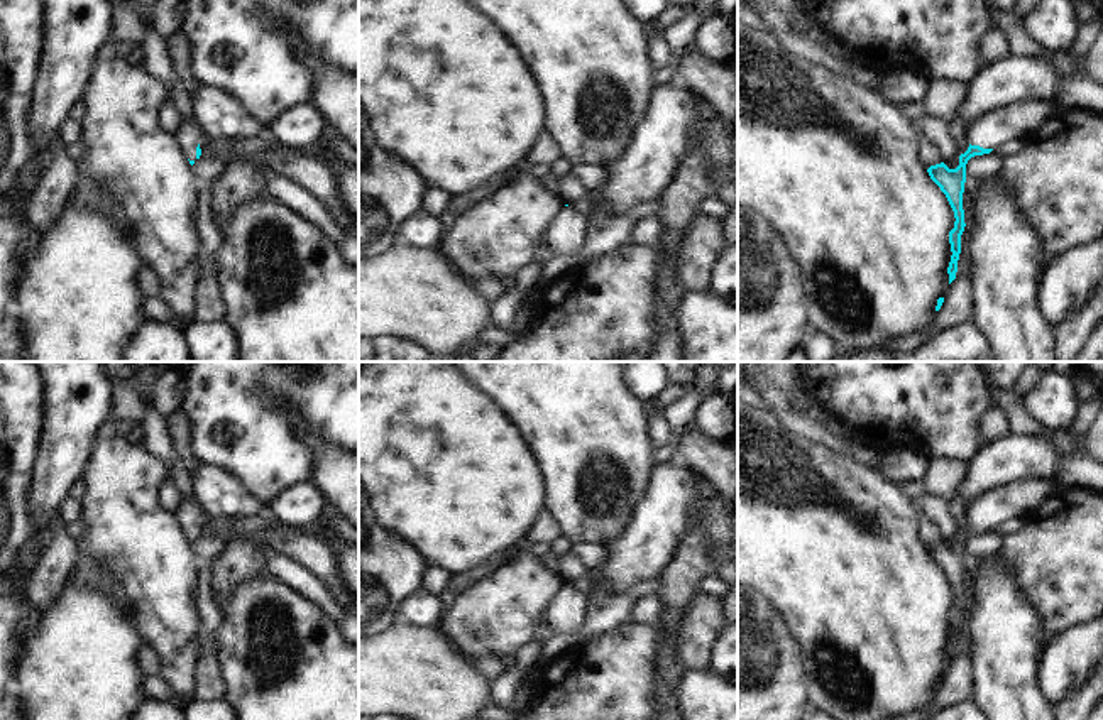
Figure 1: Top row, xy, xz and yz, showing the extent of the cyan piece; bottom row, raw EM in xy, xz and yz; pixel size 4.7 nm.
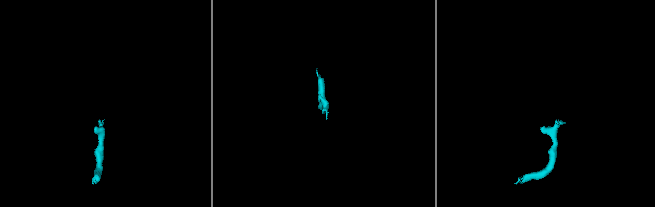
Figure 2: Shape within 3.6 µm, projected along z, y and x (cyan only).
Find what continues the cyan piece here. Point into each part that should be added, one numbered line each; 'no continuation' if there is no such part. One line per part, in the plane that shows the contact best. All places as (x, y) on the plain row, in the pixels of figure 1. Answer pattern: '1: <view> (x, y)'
1: yz (1017, 501)

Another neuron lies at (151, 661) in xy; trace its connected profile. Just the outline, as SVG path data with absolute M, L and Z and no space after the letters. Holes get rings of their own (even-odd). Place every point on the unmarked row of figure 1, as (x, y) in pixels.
M144 646L139 659L142 671L147 674L147 678L161 676L164 663L156 649Z

